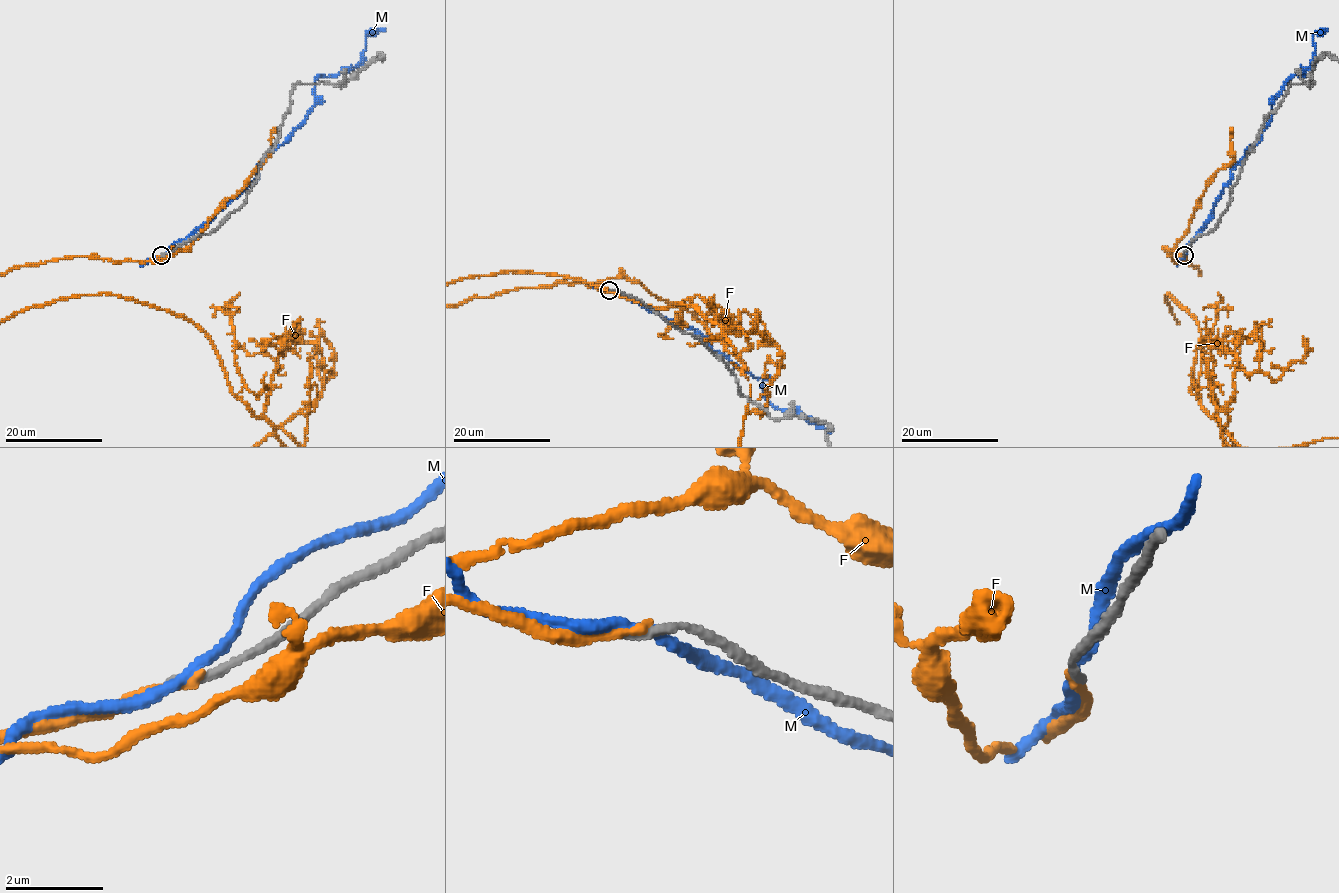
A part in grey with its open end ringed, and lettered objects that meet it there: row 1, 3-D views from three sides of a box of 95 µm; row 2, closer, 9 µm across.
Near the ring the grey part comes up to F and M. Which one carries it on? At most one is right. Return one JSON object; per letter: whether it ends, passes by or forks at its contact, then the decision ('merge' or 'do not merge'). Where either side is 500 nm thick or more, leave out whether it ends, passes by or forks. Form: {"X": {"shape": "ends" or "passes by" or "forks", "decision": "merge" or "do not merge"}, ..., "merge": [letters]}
{"F": {"shape": "ends", "decision": "do not merge"}, "M": {"shape": "passes by", "decision": "do not merge"}, "merge": []}

